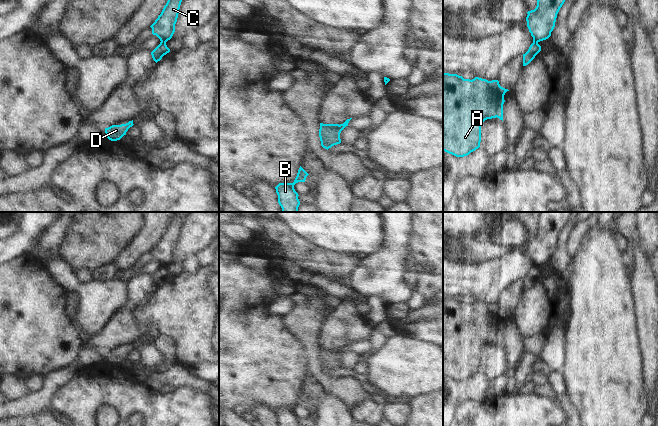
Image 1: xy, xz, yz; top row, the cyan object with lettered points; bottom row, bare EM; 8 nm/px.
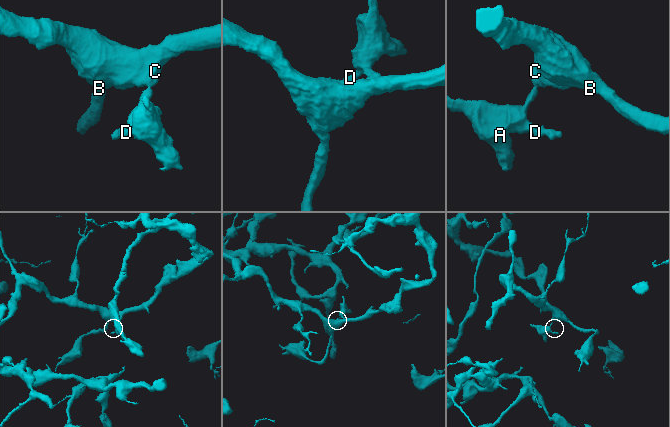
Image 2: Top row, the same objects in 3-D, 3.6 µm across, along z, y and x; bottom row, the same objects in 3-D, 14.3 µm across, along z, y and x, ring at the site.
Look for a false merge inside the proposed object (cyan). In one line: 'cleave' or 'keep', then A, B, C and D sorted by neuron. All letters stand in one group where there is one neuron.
cleave | A D / B C

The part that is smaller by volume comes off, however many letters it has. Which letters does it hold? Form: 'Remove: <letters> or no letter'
Remove: A, D

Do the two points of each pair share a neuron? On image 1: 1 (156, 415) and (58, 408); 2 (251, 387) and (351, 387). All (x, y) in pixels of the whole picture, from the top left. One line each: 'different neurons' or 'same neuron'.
1: same neuron
2: different neurons

